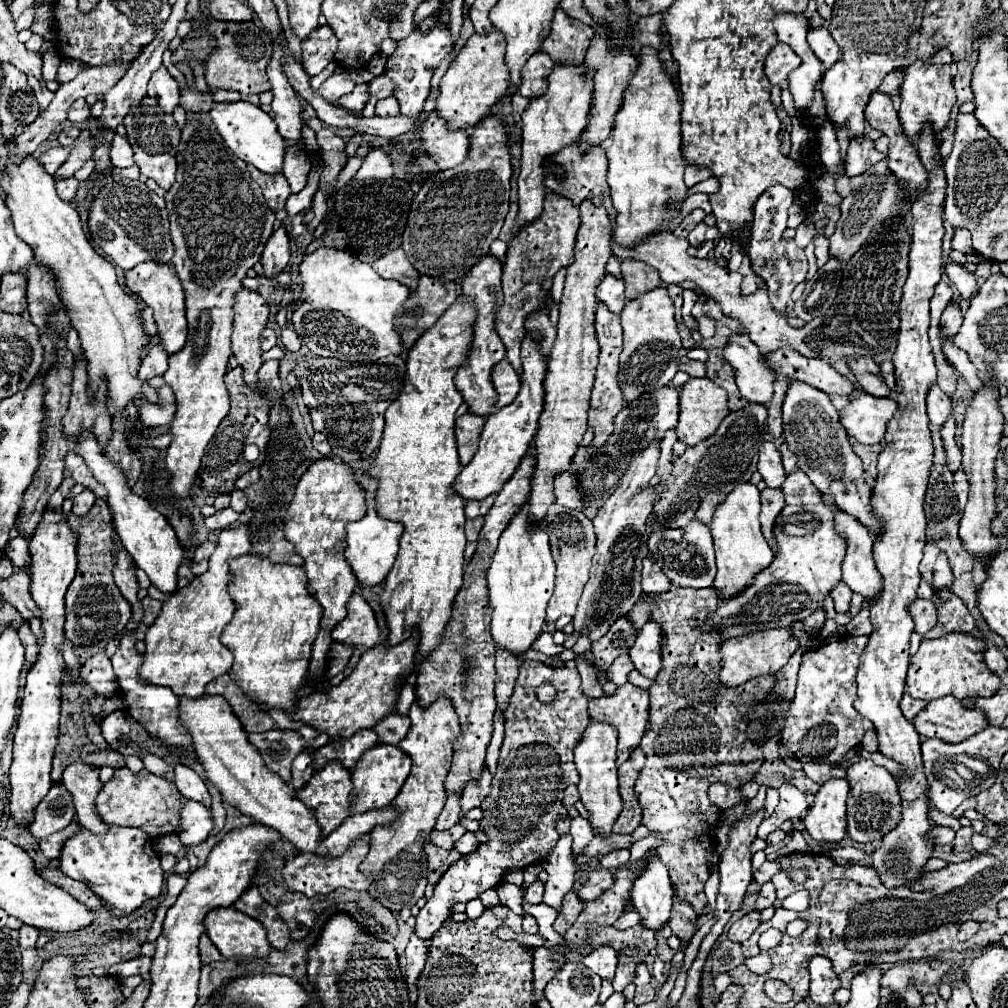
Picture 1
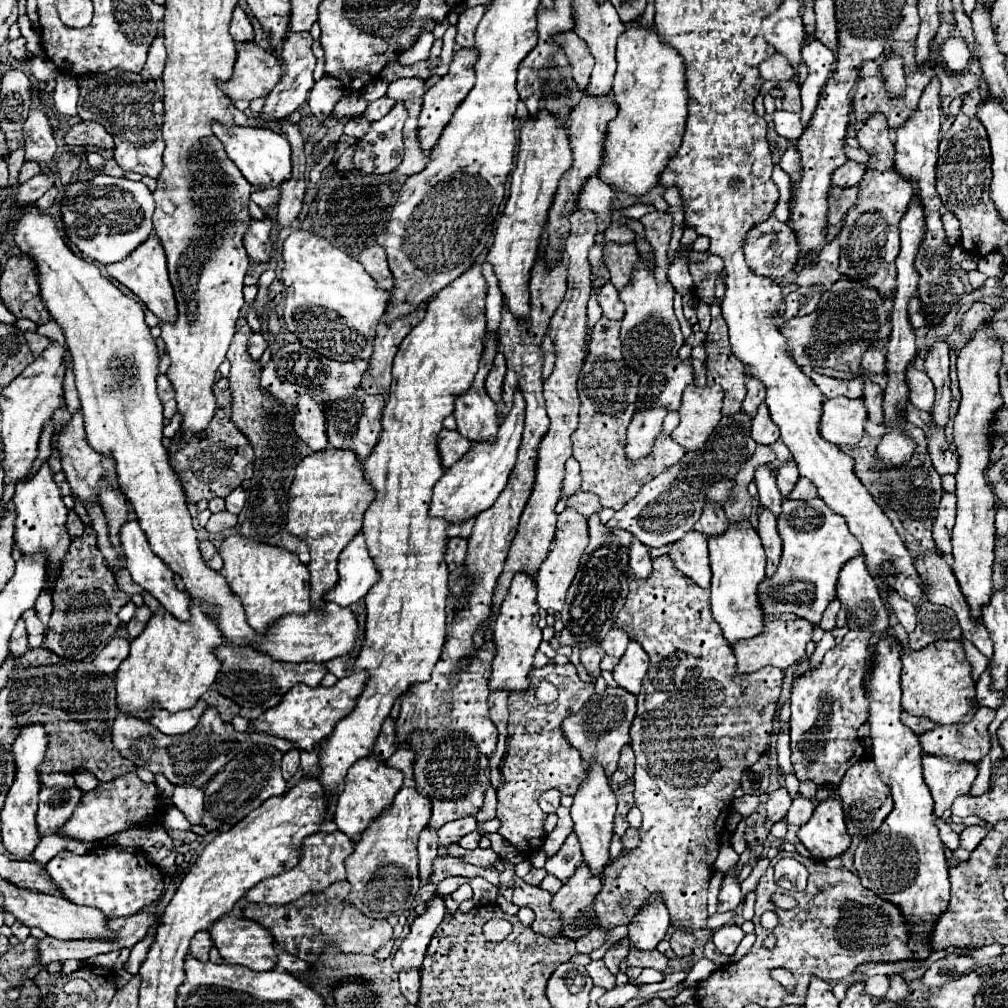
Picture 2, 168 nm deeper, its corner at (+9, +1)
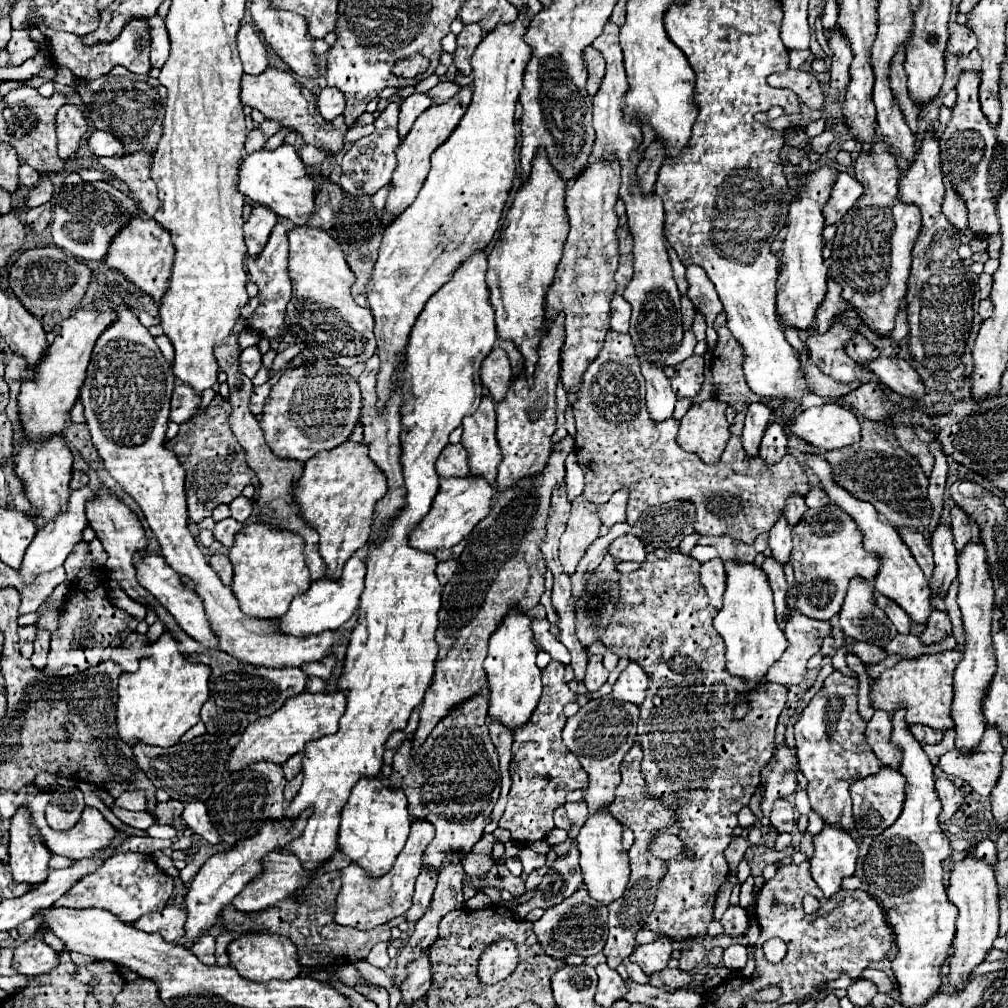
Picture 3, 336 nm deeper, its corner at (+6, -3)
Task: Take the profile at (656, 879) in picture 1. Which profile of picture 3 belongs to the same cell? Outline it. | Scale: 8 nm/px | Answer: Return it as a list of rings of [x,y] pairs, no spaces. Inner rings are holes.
[[[663,938],[663,940],[657,940],[653,944],[637,946],[635,952],[629,956],[629,960],[639,964],[641,970],[645,972],[645,976],[651,976],[651,974],[667,968],[667,962],[671,958],[671,950],[673,950],[671,940]]]

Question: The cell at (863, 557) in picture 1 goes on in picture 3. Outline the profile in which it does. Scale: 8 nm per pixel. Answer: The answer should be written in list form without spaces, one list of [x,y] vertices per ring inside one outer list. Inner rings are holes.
[[[855,578],[839,612],[839,624],[845,636],[883,648],[897,636],[897,630],[893,630],[885,612],[873,606],[873,592],[871,582],[865,584],[863,578]]]

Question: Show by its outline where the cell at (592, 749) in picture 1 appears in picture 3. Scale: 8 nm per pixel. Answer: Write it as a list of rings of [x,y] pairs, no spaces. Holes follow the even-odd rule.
[[[599,810],[587,818],[575,842],[581,852],[581,874],[589,896],[599,900],[603,906],[619,900],[629,882],[629,856],[621,846],[621,824],[611,816],[609,810]]]

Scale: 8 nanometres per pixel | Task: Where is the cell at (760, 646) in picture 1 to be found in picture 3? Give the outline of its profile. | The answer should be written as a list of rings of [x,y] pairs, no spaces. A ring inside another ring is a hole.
[[[797,612],[789,616],[789,620],[785,622],[785,636],[789,640],[789,648],[785,650],[781,660],[769,668],[765,680],[783,686],[799,684],[805,678],[807,660],[819,652],[823,638],[831,636],[831,630],[831,622],[813,620]]]

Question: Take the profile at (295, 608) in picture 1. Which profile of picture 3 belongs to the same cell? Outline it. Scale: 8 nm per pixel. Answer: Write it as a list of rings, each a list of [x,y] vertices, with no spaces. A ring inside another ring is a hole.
[[[255,522],[245,526],[229,550],[229,560],[235,570],[231,590],[237,596],[241,610],[255,618],[275,618],[285,614],[291,600],[305,594],[311,586],[309,568],[303,558],[303,538],[269,524]]]

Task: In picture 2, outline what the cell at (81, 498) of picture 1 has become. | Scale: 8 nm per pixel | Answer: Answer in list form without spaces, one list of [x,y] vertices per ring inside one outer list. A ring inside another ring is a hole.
[[[76,510],[68,512],[68,532],[70,532],[72,538],[76,538],[76,536],[80,536],[84,532],[84,522],[76,514]]]

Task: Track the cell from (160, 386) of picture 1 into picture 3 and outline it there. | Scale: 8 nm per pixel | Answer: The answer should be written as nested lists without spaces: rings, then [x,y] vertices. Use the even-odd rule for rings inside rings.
[[[179,384],[175,386],[171,398],[171,420],[183,424],[197,414],[199,406],[201,406],[201,394],[187,384]]]

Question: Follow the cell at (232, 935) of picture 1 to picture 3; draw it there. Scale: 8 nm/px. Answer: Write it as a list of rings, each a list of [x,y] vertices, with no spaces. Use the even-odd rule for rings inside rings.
[[[245,934],[237,938],[233,944],[229,944],[229,958],[231,964],[237,968],[237,972],[253,982],[265,982],[271,978],[291,980],[297,978],[303,970],[293,942],[285,936],[275,936],[275,934]]]

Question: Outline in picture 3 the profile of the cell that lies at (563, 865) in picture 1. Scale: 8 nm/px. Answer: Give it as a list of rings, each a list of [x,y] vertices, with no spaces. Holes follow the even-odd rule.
[[[577,800],[577,802],[565,802],[565,810],[567,810],[567,816],[575,822],[573,828],[569,830],[569,836],[577,836],[581,824],[587,820],[587,804],[583,800]]]

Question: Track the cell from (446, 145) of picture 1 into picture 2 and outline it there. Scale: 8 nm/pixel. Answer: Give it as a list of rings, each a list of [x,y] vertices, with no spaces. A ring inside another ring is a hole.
[[[412,100],[412,102],[406,102],[406,108],[410,112],[408,120],[406,120],[406,126],[404,126],[404,160],[402,164],[386,176],[386,180],[396,180],[400,176],[412,176],[412,174],[418,174],[426,168],[434,148],[430,150],[424,150],[420,140],[418,140],[418,114],[420,114],[420,100]]]

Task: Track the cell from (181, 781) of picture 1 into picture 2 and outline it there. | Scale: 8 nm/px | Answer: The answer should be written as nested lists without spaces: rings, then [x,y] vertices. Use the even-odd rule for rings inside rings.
[[[174,786],[172,802],[192,824],[200,824],[204,814],[204,792],[196,786]]]

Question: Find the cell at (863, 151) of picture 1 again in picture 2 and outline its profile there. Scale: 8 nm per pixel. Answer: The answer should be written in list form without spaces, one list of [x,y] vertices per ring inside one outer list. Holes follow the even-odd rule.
[[[848,160],[844,166],[834,170],[832,184],[836,184],[836,186],[856,186],[856,184],[860,184],[864,170],[866,170],[866,164]]]

